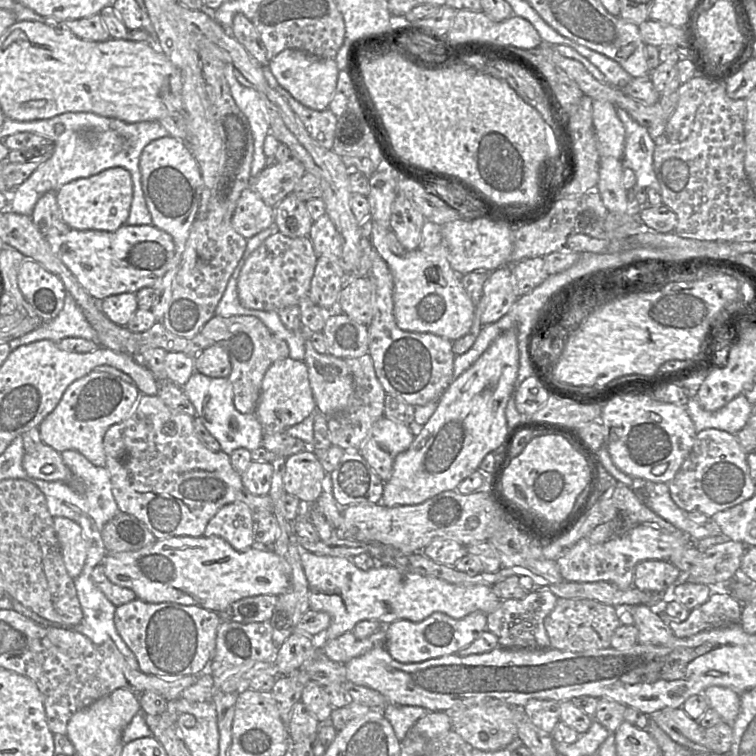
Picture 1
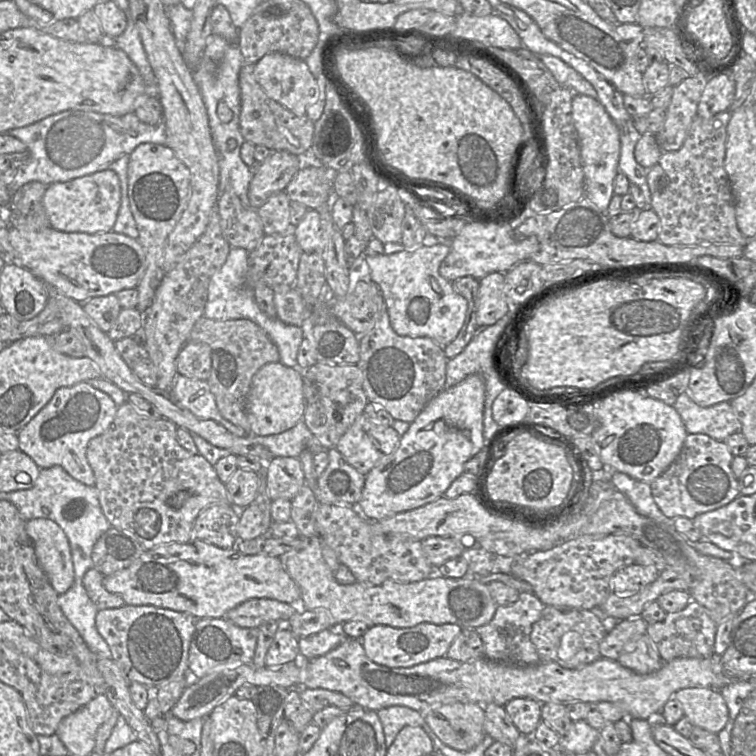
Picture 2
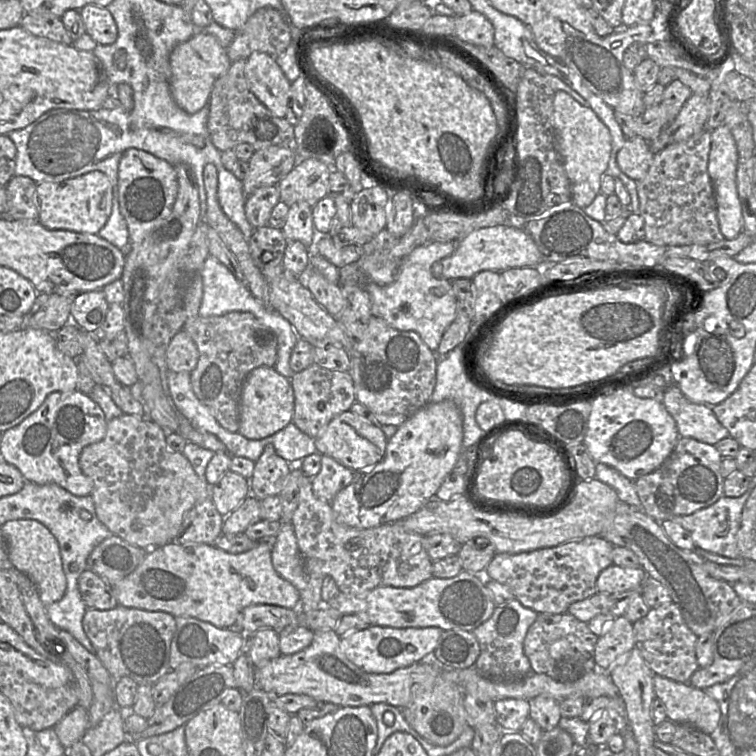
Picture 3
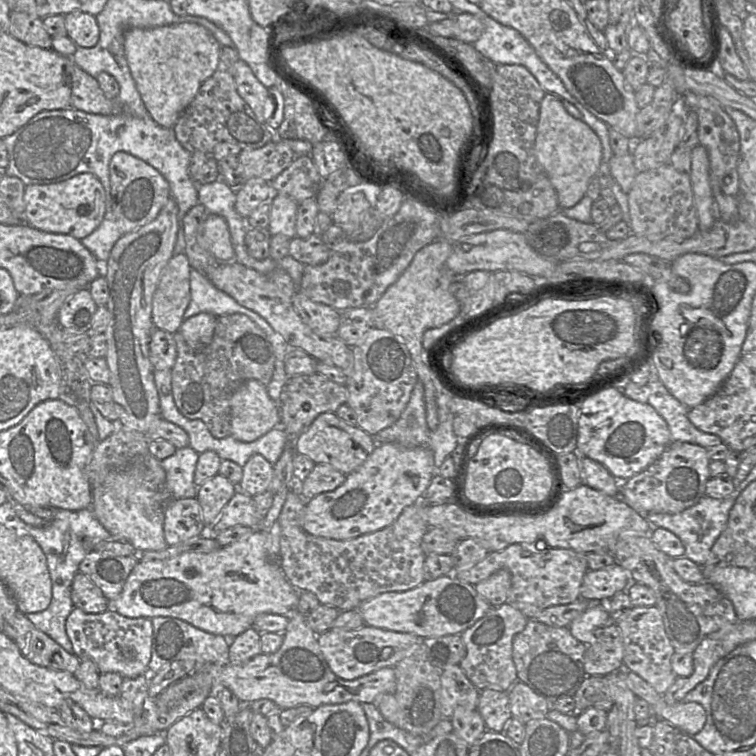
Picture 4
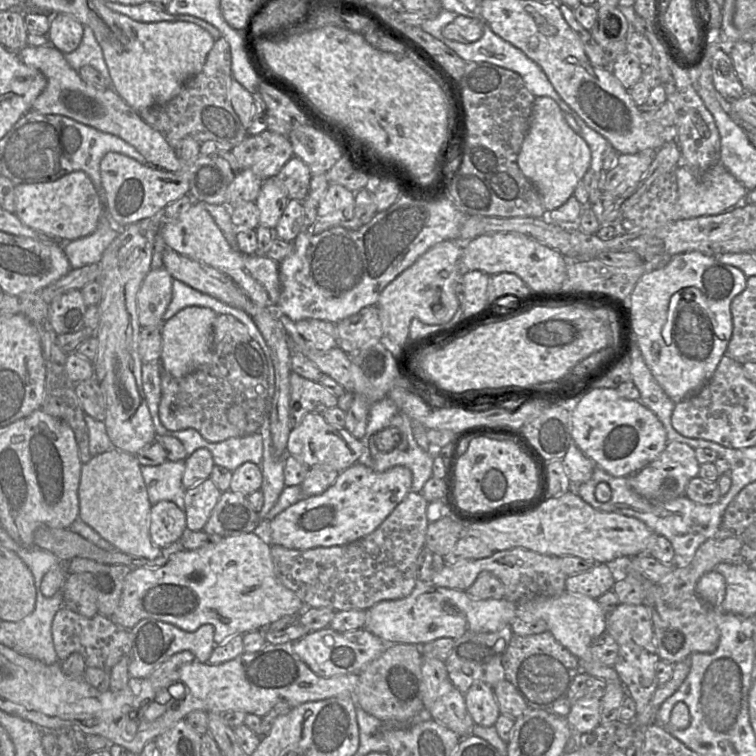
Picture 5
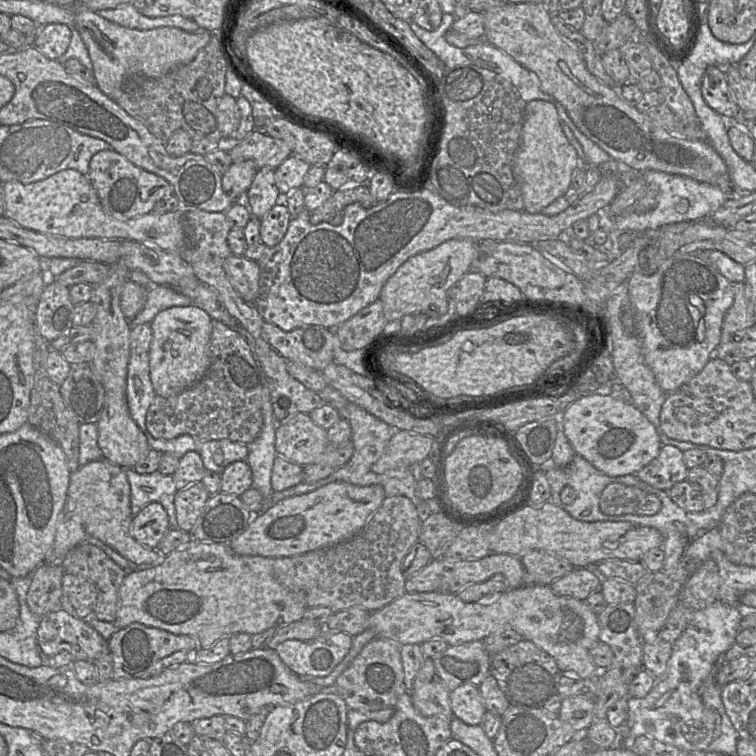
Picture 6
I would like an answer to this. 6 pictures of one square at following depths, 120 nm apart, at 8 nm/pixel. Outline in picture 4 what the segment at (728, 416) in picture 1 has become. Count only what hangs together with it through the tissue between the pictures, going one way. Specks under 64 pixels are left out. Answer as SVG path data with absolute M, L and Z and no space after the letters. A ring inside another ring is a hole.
M651 374L651 381L647 385L650 388L647 403L666 421L671 434L671 442L686 442L703 448L722 443L718 436L700 431L689 421L690 408L679 402L667 390L657 374Z

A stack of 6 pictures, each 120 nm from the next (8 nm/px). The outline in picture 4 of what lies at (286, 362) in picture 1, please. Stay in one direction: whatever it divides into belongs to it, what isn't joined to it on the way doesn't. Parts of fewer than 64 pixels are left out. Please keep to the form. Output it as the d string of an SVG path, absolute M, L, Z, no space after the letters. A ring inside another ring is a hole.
M257 380L242 384L230 400L231 436L253 442L281 422L278 402L272 400L267 386Z

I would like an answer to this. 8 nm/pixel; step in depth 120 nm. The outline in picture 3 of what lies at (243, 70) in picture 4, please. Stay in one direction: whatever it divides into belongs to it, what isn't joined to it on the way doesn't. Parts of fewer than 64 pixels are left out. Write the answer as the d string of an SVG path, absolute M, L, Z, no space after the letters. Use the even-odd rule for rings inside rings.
M253 52L246 59L245 78L251 92L274 116L285 117L290 103L291 82L273 56Z

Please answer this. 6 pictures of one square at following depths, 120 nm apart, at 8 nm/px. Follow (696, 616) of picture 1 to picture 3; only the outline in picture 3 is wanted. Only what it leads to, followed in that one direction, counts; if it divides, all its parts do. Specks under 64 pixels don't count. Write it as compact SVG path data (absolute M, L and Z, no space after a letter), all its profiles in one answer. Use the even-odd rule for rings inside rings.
M665 603L651 608L646 616L633 623L635 648L655 675L679 683L688 683L699 669L695 645L698 636L687 626L679 608L674 603Z

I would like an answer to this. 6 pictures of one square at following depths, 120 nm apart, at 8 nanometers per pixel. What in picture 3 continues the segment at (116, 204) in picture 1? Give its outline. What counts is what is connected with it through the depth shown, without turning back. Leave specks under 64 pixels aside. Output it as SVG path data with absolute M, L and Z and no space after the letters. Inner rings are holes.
M91 171L60 182L38 183L35 196L38 221L50 230L97 234L112 211L112 185L101 171Z

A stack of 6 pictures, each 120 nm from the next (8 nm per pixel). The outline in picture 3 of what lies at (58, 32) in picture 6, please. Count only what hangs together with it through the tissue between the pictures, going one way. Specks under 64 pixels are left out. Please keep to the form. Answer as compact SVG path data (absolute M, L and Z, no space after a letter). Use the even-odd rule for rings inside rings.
M86 5L79 12L86 34L97 44L106 45L115 42L118 36L117 25L106 7Z

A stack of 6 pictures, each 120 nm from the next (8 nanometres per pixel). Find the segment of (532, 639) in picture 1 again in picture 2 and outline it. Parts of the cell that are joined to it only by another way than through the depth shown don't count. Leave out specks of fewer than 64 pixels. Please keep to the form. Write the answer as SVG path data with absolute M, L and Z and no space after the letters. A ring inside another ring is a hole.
M532 592L520 593L511 605L498 606L493 618L476 628L484 642L484 657L512 665L534 665L540 662L537 650L530 639L533 624L539 620L546 605Z

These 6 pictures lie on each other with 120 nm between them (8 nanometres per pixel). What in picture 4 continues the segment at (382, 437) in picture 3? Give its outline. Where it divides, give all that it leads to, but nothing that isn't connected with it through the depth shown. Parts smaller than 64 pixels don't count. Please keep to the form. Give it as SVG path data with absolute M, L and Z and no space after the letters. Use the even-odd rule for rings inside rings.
M335 413L320 414L302 434L294 439L295 453L309 457L315 464L328 464L348 475L358 469L376 448L375 439L357 425L349 425Z

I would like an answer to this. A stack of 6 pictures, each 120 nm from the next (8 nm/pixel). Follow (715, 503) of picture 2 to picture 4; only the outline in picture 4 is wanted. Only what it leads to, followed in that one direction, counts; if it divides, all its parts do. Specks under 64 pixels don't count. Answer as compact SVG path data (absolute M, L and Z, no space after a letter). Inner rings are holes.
M671 442L653 464L627 481L620 481L620 498L637 513L644 516L650 513L675 514L682 512L705 496L706 483L711 478L710 461L706 448L686 442Z

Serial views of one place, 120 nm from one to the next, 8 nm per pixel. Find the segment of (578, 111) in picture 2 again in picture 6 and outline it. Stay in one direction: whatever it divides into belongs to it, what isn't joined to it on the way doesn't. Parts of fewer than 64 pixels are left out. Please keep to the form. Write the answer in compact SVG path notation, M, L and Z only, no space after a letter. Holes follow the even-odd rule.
M532 100L524 111L520 144L512 162L512 171L521 186L523 211L537 214L570 188L574 171L581 166L575 148L562 130L555 106L545 100Z

